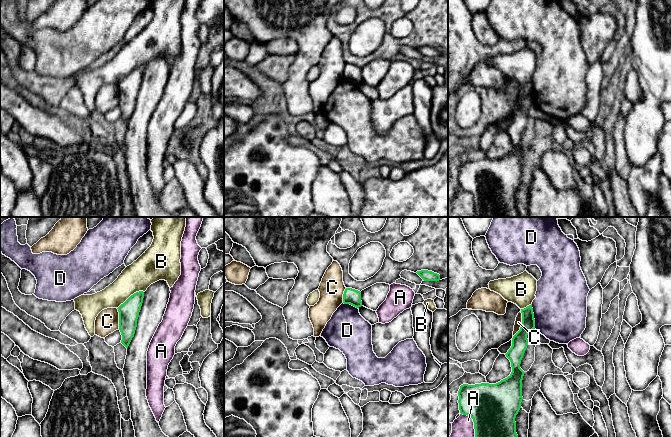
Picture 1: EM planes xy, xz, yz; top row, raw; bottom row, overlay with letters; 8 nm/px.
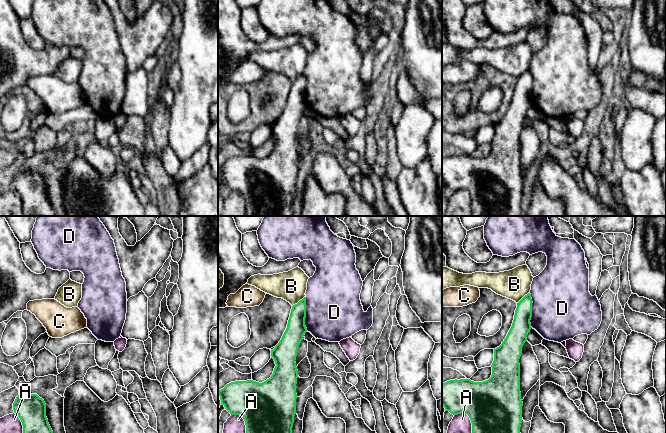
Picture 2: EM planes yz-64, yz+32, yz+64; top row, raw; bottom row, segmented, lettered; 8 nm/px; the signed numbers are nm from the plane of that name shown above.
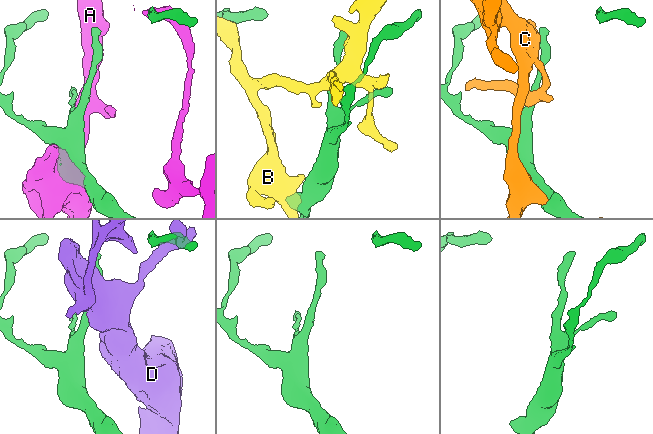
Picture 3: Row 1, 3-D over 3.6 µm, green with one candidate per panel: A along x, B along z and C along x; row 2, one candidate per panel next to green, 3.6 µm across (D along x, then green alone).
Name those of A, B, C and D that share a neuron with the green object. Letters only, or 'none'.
none

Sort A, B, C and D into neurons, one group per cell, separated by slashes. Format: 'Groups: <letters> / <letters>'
Groups: A / B / C / D

